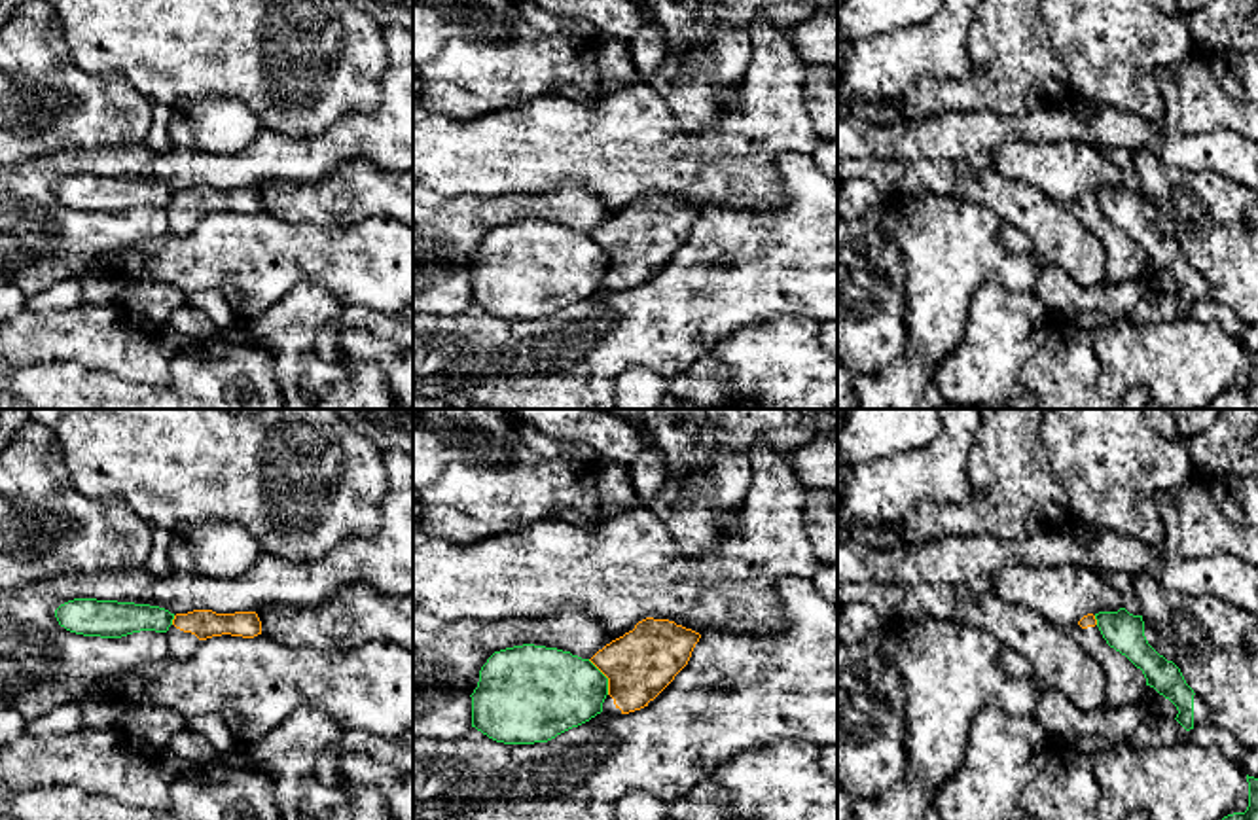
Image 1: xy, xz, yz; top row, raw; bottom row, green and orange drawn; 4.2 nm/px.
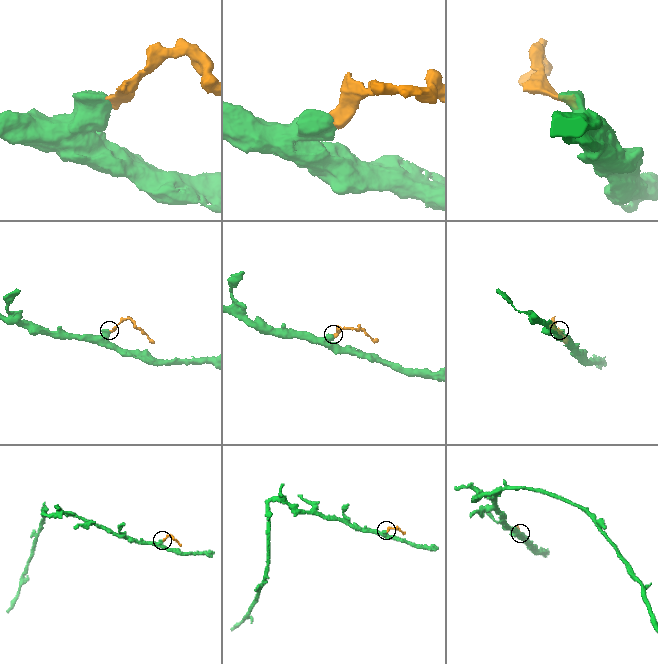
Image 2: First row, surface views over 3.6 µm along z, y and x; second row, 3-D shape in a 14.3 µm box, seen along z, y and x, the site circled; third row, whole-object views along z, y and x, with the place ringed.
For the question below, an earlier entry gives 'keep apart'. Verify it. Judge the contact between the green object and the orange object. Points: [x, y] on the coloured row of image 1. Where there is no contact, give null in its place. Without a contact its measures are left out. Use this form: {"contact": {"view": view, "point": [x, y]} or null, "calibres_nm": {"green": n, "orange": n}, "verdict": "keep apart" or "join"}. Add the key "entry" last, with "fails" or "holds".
{"contact": {"view": "xz", "point": [605, 677]}, "calibres_nm": {"green": 360, "orange": 300}, "verdict": "keep apart", "entry": "holds"}

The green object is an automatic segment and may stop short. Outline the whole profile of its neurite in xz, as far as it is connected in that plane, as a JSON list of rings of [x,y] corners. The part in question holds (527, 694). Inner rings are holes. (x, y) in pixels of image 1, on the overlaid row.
[[[523,644],[494,651],[479,670],[472,727],[504,744],[548,742],[602,712],[608,678],[557,648]]]

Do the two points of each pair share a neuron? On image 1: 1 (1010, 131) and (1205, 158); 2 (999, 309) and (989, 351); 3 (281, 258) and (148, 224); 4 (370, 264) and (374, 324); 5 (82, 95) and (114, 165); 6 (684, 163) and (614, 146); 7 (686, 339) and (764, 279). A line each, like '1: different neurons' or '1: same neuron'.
1: same neuron
2: same neuron
3: different neurons
4: different neurons
5: different neurons
6: same neuron
7: same neuron

